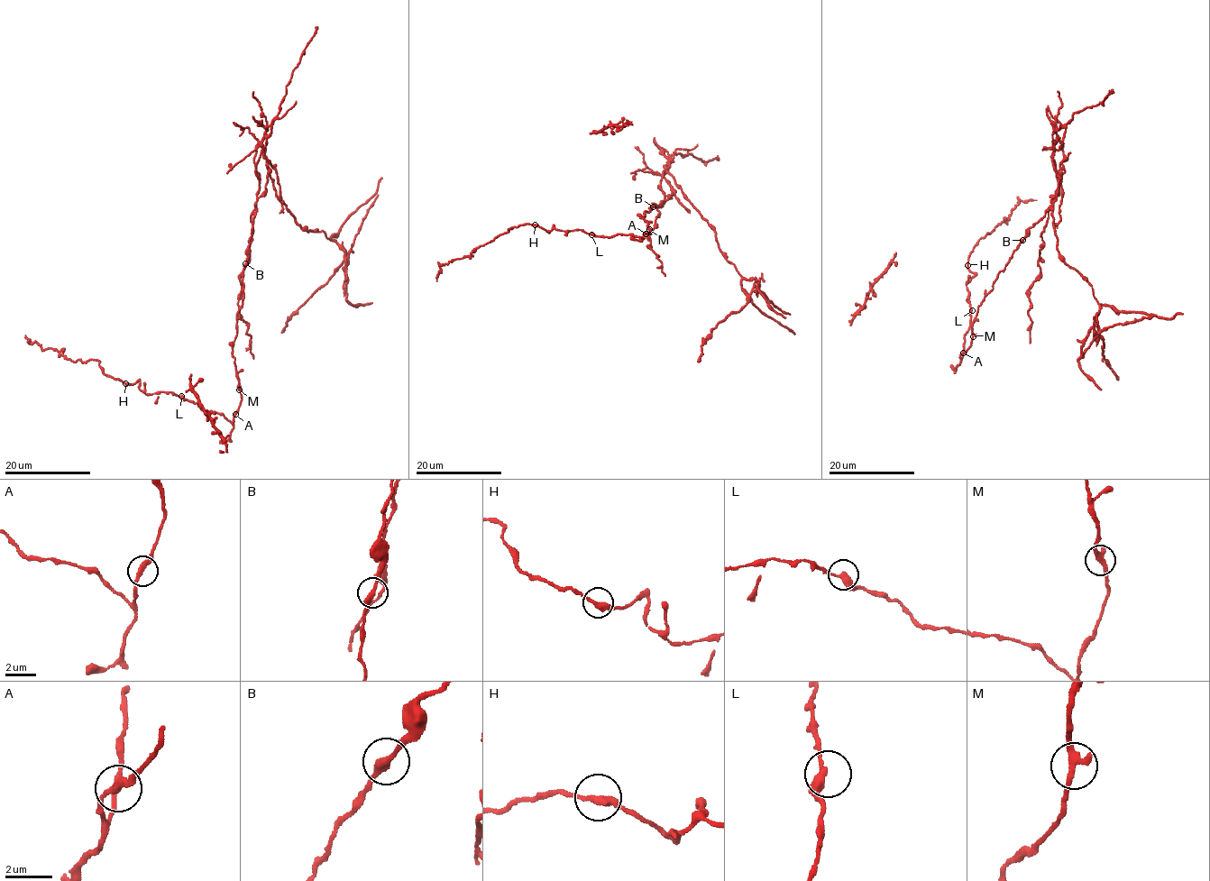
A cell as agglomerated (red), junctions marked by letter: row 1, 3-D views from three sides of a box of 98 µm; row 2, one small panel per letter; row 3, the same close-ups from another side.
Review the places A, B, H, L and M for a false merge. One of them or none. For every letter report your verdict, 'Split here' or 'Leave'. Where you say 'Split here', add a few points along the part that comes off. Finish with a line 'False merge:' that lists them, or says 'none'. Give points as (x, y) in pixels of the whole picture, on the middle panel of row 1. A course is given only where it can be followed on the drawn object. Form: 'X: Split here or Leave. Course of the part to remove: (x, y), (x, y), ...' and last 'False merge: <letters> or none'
A: Leave
B: Split here. Course of the part to remove: (653, 206), (664, 201), (665, 169), (722, 253), (756, 279), (745, 307), (711, 330), (697, 362)
H: Leave
L: Leave
M: Leave
False merge: B

